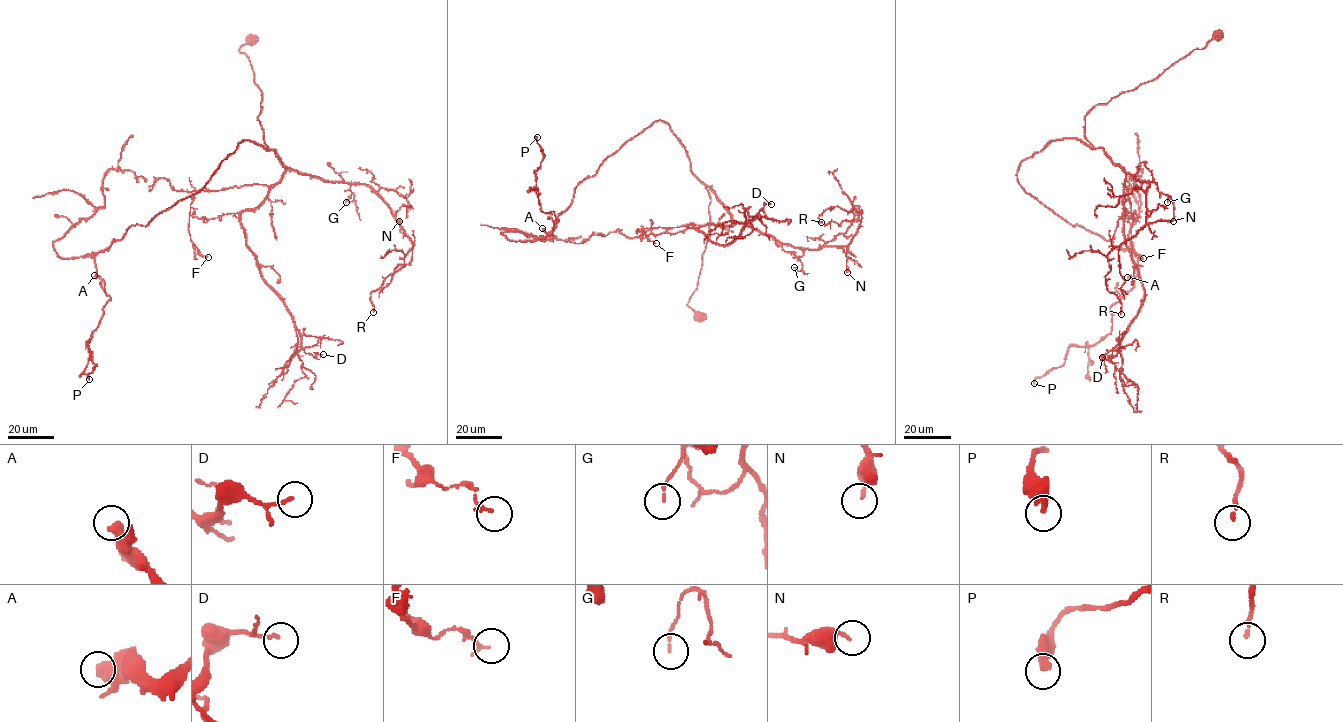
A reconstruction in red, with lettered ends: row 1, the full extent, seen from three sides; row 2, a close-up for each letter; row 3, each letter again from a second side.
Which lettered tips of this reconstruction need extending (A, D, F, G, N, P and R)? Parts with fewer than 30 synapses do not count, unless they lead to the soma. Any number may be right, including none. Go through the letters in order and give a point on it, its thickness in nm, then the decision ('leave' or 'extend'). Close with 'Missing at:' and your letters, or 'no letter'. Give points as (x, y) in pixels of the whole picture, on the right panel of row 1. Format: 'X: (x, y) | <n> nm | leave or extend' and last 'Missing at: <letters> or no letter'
A: (1127, 277) | 550 nm | leave
D: (1102, 357) | 120 nm | leave
F: (1143, 258) | 120 nm | leave
G: (1167, 202) | 90 nm | leave
N: (1173, 221) | 220 nm | leave
P: (1034, 383) | 400 nm | leave
R: (1121, 314) | 140 nm | leave
Missing at: no letter

